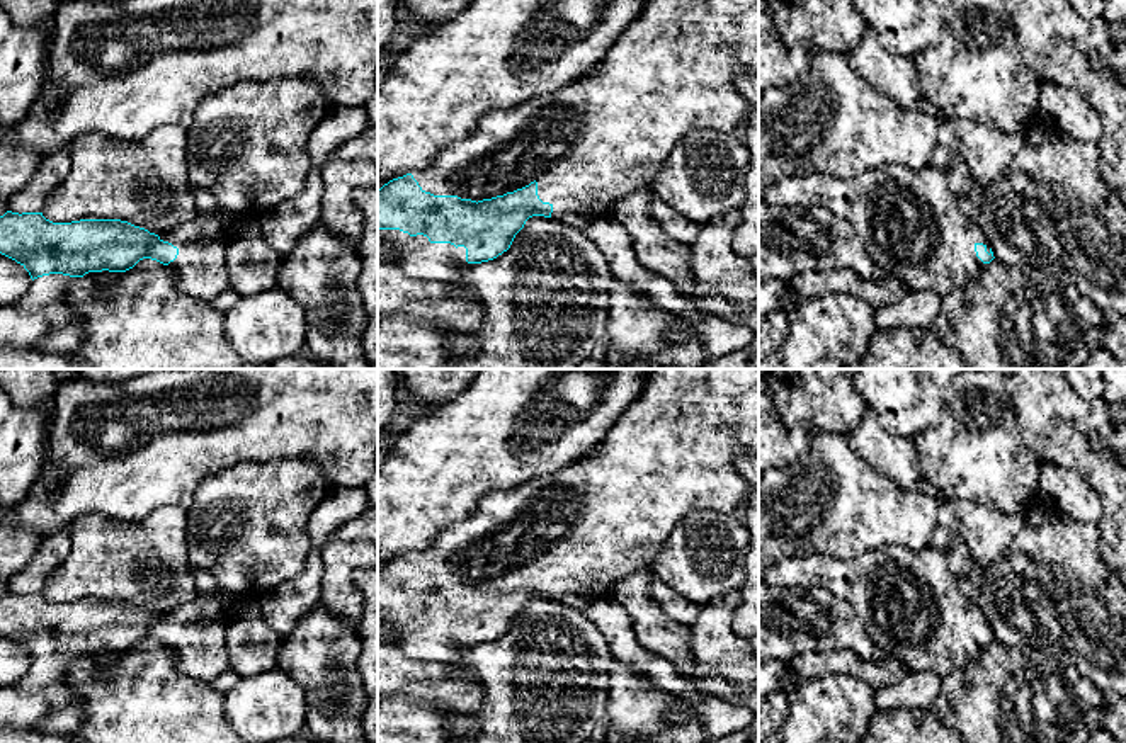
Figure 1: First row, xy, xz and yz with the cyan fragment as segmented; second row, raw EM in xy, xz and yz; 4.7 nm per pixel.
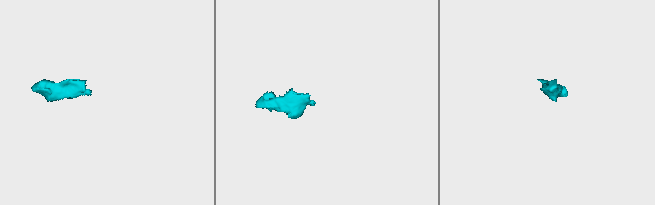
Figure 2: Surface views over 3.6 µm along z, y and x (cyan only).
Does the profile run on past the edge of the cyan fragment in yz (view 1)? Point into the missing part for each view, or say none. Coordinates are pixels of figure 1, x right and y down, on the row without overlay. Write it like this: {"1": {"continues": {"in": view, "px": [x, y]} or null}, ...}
{"1": {"continues": {"in": "yz", "px": [909, 602]}}}

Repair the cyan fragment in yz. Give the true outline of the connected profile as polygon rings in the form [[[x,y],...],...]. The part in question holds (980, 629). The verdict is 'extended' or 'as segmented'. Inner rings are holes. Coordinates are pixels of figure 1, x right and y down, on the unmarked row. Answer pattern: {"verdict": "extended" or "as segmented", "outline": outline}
{"verdict": "extended", "outline": [[[891,544],[850,561],[823,554],[794,556],[769,566],[762,578],[772,587],[822,587],[845,600],[874,646],[900,660],[908,672],[932,672],[944,678],[968,668],[995,639],[981,609],[959,590],[946,554],[932,547]]]}

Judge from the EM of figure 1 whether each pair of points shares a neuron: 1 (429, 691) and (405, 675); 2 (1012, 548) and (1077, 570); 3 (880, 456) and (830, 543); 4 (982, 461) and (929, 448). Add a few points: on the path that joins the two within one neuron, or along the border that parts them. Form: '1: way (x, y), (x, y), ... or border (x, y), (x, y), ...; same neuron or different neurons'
1: way (424, 686), (410, 677); same neuron
2: way (1028, 563), (1035, 570), (1062, 570); same neuron
3: border (846, 437), (847, 444), (868, 463), (905, 488); different neurons
4: way (968, 454), (951, 454), (943, 449); same neuron

